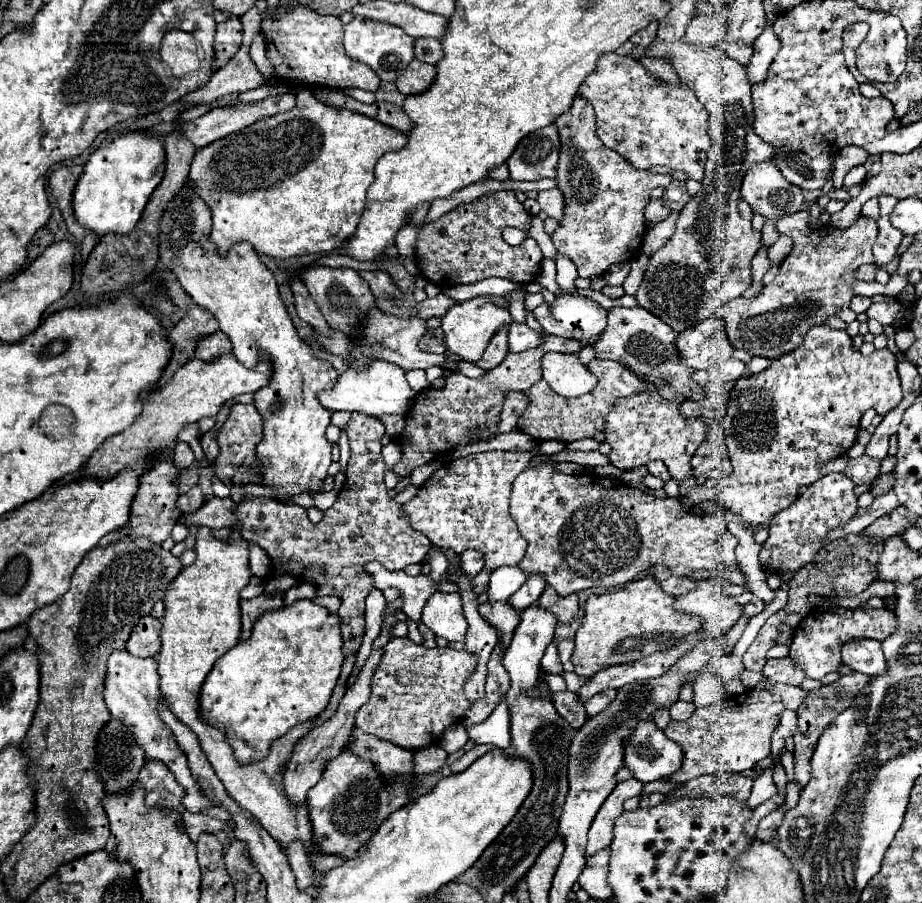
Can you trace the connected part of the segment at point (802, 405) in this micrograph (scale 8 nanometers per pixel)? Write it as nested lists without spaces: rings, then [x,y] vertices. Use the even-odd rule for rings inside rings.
[[[827,324],[811,328],[811,332],[807,332],[805,336],[803,346],[799,346],[795,352],[773,360],[771,368],[759,374],[743,376],[733,386],[727,404],[727,414],[723,418],[733,474],[721,480],[707,480],[703,486],[693,488],[685,496],[685,504],[693,512],[699,512],[697,504],[715,494],[721,496],[725,506],[731,512],[739,514],[745,522],[749,522],[751,526],[761,526],[771,520],[773,514],[791,506],[803,486],[817,482],[823,476],[819,474],[823,464],[845,454],[853,446],[859,432],[859,420],[865,410],[875,408],[877,414],[885,416],[891,408],[899,404],[899,400],[901,384],[897,372],[897,358],[889,348],[875,350],[873,354],[863,356],[861,352],[853,350],[851,338],[845,330],[827,328]]]

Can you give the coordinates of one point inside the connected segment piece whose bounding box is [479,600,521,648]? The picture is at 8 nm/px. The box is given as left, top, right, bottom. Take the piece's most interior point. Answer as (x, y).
(503, 616)

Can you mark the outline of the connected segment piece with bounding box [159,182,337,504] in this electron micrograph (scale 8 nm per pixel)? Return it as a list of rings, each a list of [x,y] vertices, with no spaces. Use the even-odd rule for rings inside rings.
[[[185,182],[181,186],[181,190],[175,194],[175,198],[169,202],[169,206],[163,210],[163,216],[159,222],[161,262],[165,268],[169,268],[177,276],[177,280],[185,288],[185,292],[217,318],[219,328],[231,338],[233,352],[241,364],[245,364],[247,368],[253,368],[257,364],[259,354],[267,356],[273,364],[271,382],[265,388],[255,392],[255,406],[263,416],[263,440],[257,446],[257,460],[261,466],[259,468],[261,484],[273,488],[275,490],[273,498],[283,504],[291,502],[295,496],[301,496],[303,492],[307,492],[309,496],[315,496],[317,492],[323,490],[323,480],[325,480],[327,468],[331,464],[331,444],[325,438],[325,428],[331,422],[331,412],[321,408],[321,404],[319,404],[319,400],[315,400],[315,396],[319,390],[327,390],[327,388],[331,388],[331,384],[335,384],[337,372],[331,366],[331,362],[313,356],[311,346],[307,346],[299,338],[299,334],[279,298],[275,276],[261,262],[255,248],[249,242],[237,242],[229,248],[229,252],[225,256],[219,256],[217,246],[209,238],[209,234],[211,234],[211,210],[195,194],[195,188],[189,182]],[[275,402],[279,402],[279,410],[271,412],[271,404],[275,404]]]

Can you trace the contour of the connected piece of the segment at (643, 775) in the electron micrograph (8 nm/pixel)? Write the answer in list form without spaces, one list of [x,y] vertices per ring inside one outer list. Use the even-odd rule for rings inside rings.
[[[653,720],[637,724],[625,748],[625,766],[635,774],[637,780],[645,784],[667,778],[681,768],[681,762],[681,746],[669,740]]]

